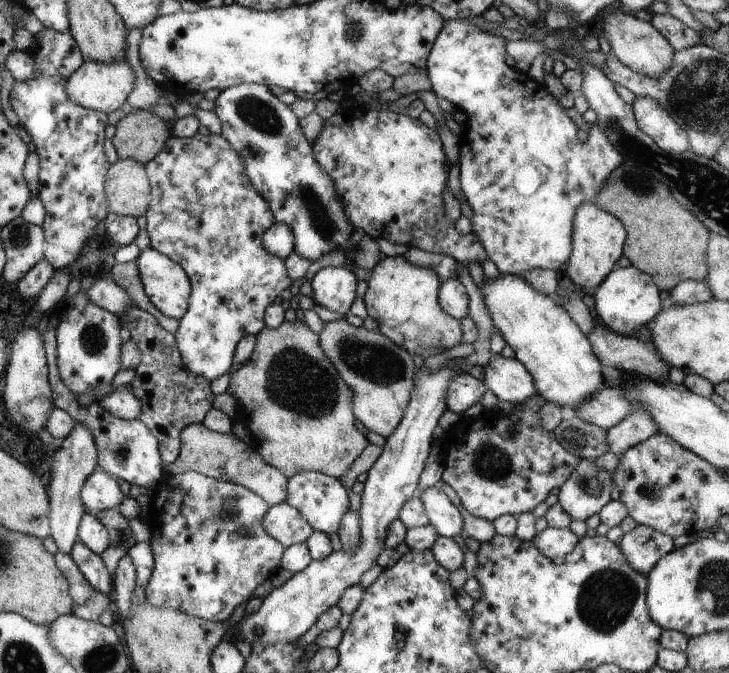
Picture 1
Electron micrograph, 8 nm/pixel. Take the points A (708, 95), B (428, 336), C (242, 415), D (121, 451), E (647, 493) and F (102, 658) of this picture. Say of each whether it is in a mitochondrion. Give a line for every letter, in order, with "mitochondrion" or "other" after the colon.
A: mitochondrion
B: mitochondrion
C: other
D: mitochondrion
E: mitochondrion
F: mitochondrion

